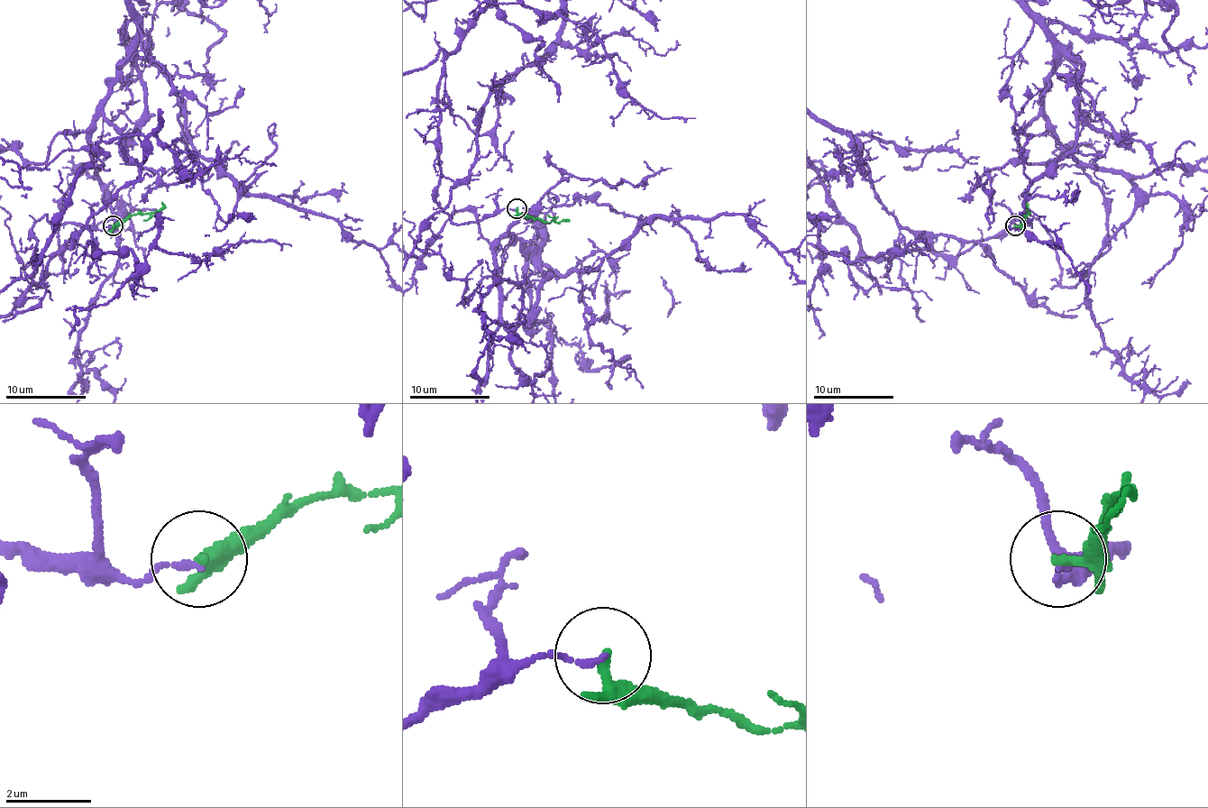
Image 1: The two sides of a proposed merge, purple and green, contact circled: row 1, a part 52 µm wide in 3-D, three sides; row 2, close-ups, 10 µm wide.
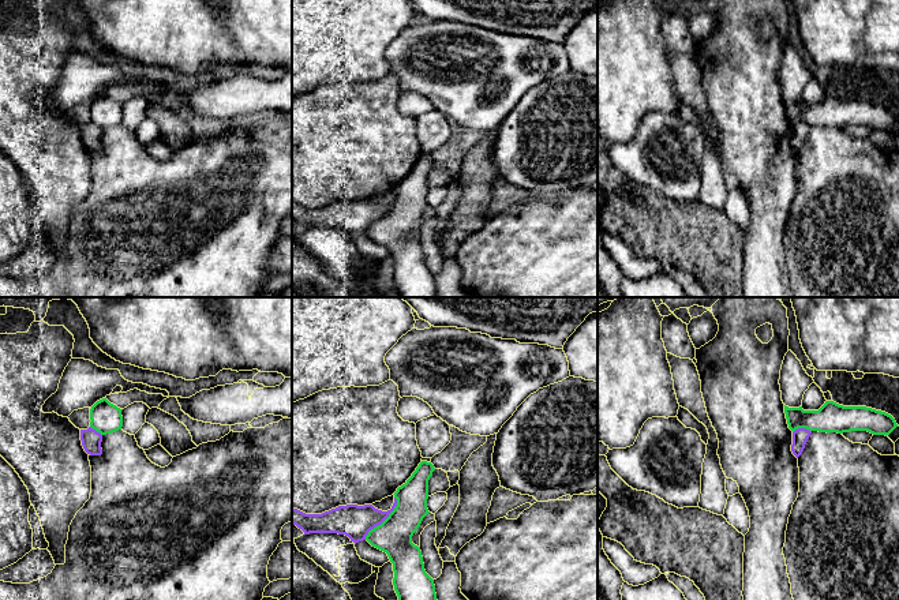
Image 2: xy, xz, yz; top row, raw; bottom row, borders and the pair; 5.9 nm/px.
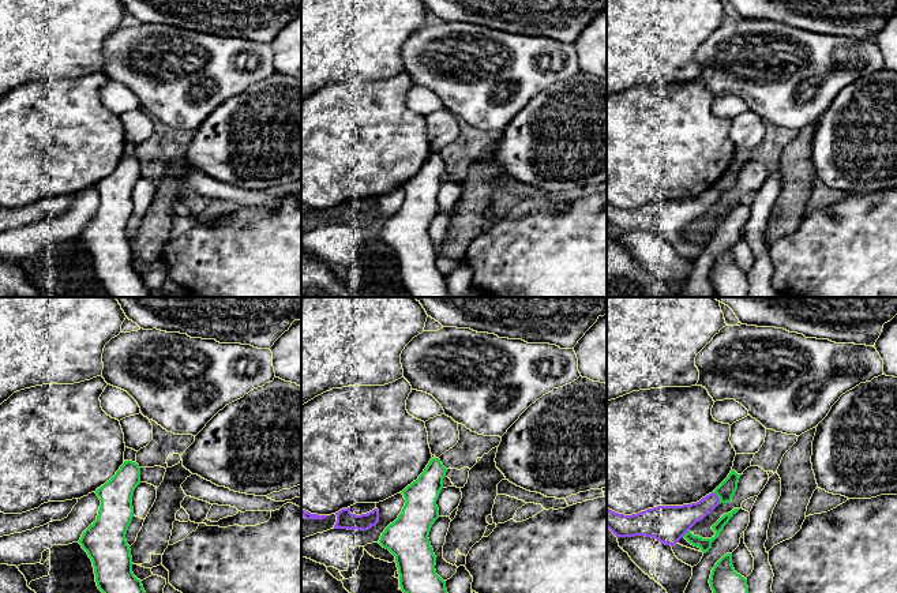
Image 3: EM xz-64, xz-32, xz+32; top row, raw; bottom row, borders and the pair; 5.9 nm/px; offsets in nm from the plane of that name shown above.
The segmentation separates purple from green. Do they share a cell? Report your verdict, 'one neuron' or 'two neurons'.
two neurons

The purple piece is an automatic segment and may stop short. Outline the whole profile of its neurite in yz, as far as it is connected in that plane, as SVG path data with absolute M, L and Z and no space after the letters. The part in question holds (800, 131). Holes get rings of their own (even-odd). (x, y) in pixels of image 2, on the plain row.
M798 123L793 127L791 146L797 153L802 149L810 128L812 125L806 123Z

